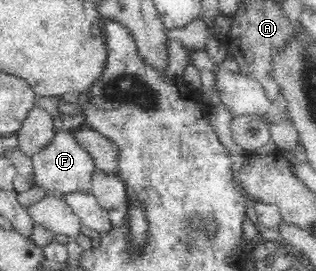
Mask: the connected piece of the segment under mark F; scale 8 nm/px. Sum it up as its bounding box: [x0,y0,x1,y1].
[31,129,95,194]

